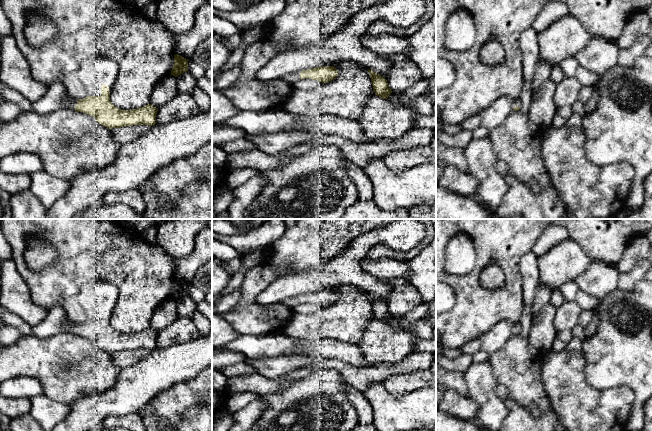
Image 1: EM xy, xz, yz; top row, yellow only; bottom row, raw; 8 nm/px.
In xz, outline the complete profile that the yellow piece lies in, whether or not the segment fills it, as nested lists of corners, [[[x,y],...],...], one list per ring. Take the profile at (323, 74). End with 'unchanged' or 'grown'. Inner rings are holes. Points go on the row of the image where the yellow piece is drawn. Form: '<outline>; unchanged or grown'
[[[321,66],[302,70],[301,72],[282,76],[280,79],[288,84],[293,84],[300,79],[313,79],[321,83],[327,83],[334,80],[338,76],[338,70],[334,66]]]; grown

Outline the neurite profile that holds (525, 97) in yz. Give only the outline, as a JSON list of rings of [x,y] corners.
[[[527,28],[520,36],[520,47],[523,54],[523,79],[524,85],[519,96],[521,101],[520,111],[530,115],[532,102],[532,84],[535,68],[539,61],[538,33],[532,28]]]

